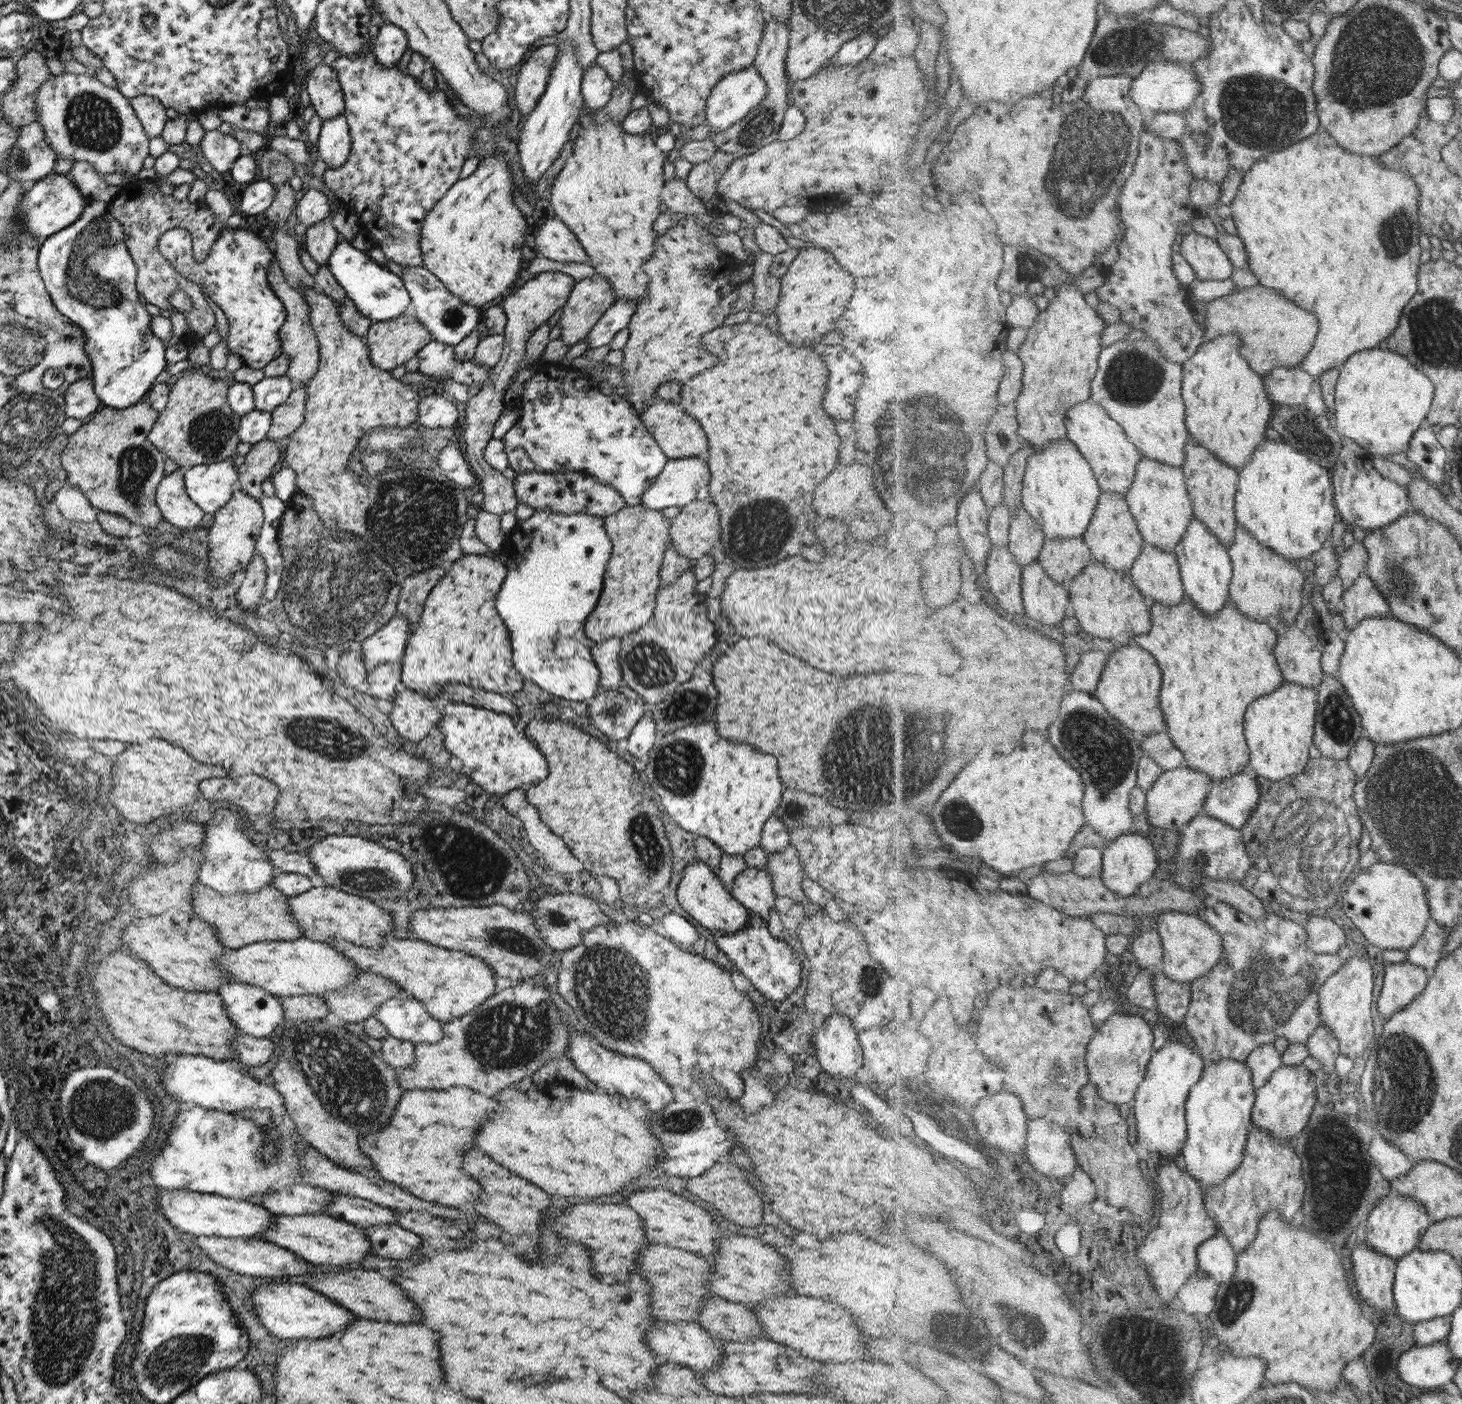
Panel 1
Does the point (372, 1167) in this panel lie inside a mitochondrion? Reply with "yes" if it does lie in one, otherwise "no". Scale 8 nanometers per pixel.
no

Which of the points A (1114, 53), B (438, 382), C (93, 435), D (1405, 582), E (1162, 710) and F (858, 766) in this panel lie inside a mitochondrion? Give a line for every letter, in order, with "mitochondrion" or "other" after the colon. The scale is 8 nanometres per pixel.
A: mitochondrion
B: other
C: other
D: mitochondrion
E: other
F: mitochondrion

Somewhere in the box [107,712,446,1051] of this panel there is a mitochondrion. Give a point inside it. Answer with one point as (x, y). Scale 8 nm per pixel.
(308, 732)

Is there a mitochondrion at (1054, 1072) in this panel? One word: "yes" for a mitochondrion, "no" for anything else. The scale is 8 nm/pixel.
yes

